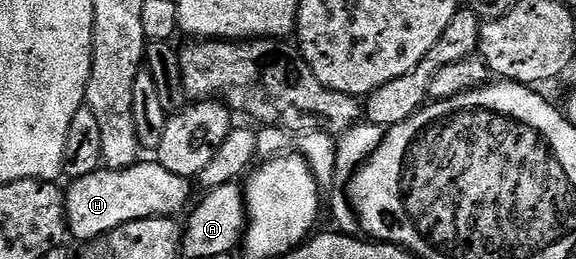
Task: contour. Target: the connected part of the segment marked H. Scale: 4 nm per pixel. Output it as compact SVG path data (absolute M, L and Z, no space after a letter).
M137 162L122 170L104 168L67 185L69 188L64 192L64 218L71 239L73 236L76 240L95 242L126 222L155 216L175 217L180 214L176 212L183 213L189 207L193 199L193 181L189 177L170 174L170 170L166 170L159 162L144 163Z

